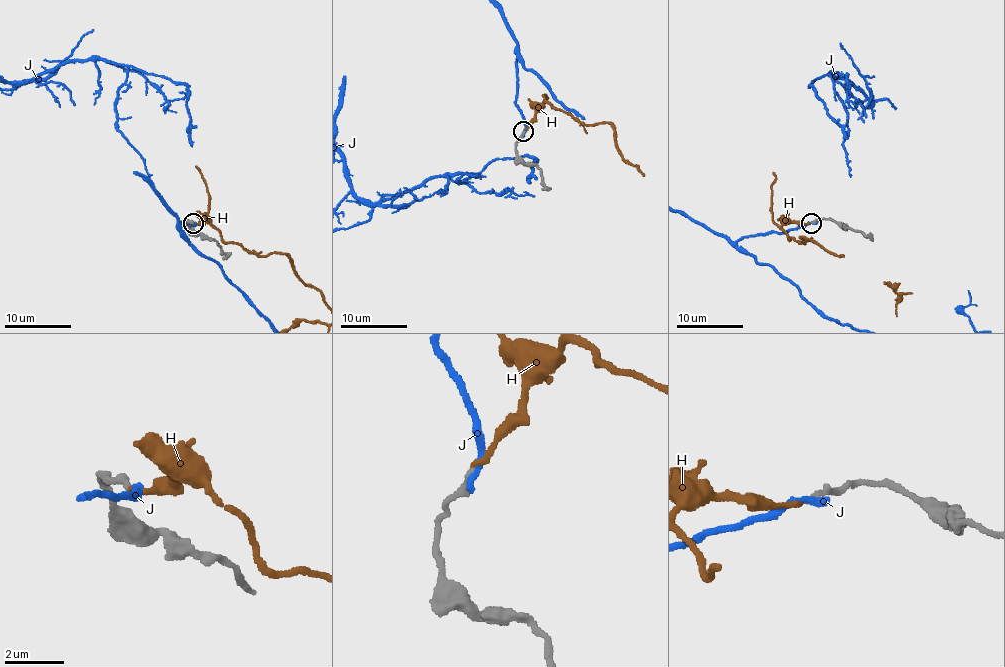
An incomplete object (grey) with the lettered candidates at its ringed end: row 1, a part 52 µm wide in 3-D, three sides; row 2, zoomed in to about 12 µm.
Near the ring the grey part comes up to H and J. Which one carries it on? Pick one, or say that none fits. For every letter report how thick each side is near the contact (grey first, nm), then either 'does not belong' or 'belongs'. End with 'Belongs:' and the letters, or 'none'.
H: calibres 220 and 180 nm; belongs
J: calibres 260 and 260 nm; does not belong
Belongs: H

